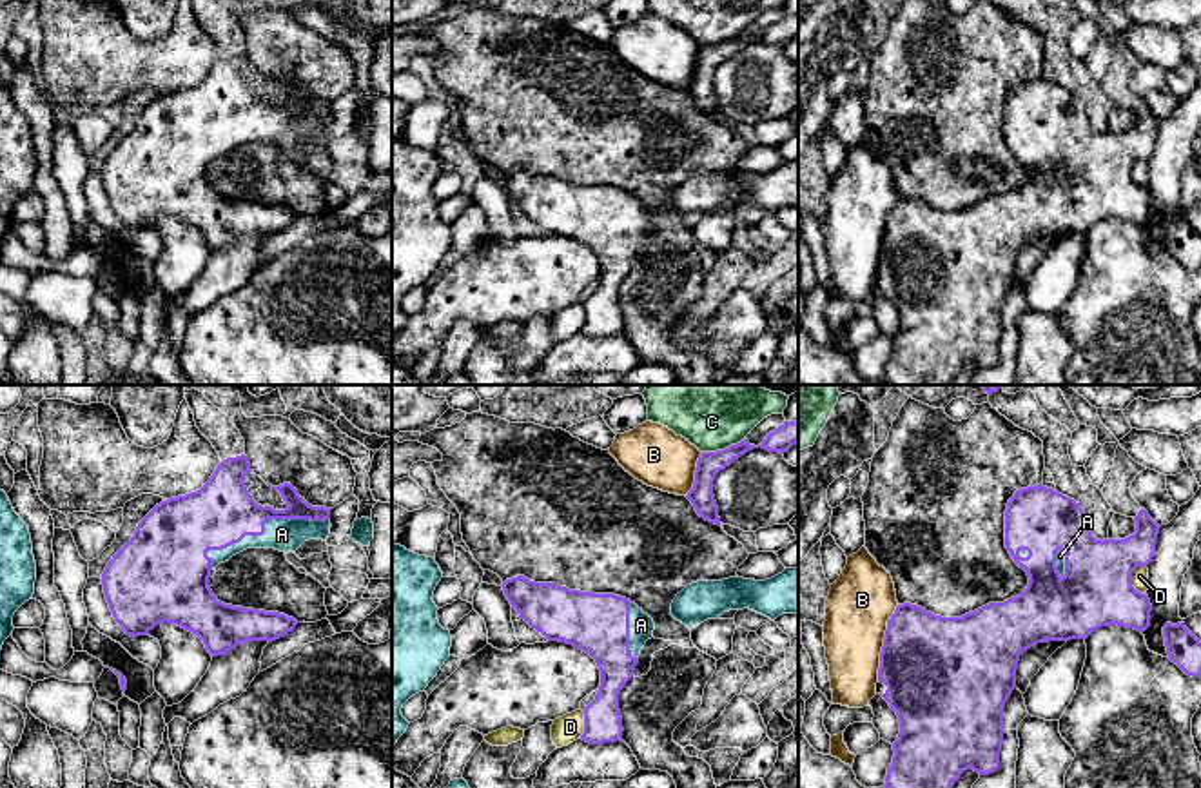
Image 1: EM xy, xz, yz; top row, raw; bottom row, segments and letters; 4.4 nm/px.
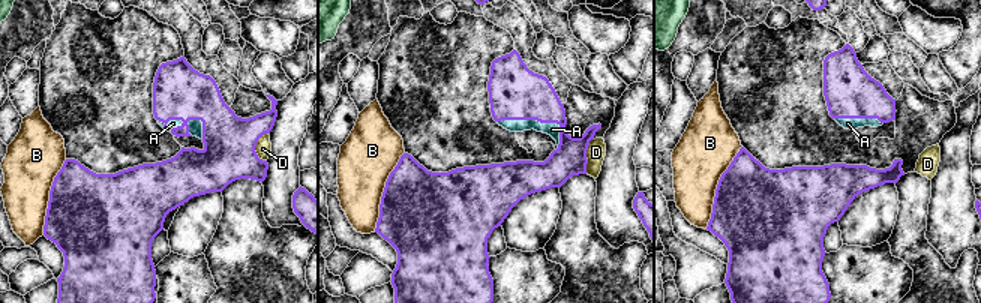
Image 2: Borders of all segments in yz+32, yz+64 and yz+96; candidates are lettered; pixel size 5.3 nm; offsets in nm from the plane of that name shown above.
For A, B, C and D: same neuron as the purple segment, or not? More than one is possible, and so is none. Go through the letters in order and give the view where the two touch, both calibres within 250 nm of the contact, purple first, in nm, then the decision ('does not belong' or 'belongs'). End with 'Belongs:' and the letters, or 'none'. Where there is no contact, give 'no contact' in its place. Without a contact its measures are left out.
A: contact in xy; calibres 300 and 140 nm; belongs
B: contact in yz; calibres 460 and 280 nm; does not belong
C: contact in xz; calibres 110 and 380 nm; does not belong
D: contact in yz; calibres 320 and 80 nm; does not belong
Belongs: A

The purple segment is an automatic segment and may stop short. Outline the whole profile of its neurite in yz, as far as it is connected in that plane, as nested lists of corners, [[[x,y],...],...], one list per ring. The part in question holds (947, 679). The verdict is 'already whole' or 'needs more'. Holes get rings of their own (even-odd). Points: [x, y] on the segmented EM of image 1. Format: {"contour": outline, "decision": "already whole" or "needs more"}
{"contour": [[[1041,483],[1020,488],[1005,510],[1005,548],[1029,576],[1027,588],[1003,603],[989,603],[962,617],[942,617],[911,603],[898,605],[884,637],[878,681],[887,686],[880,694],[896,712],[898,739],[893,743],[893,763],[884,788],[952,788],[960,775],[972,768],[980,775],[1000,768],[1003,744],[1003,708],[1016,688],[1020,655],[1038,643],[1087,639],[1101,626],[1127,626],[1145,632],[1150,626],[1152,605],[1147,594],[1132,586],[1132,572],[1147,566],[1154,554],[1159,525],[1145,508],[1134,517],[1136,532],[1125,539],[1096,539],[1085,512],[1074,499]]], "decision": "needs more"}

